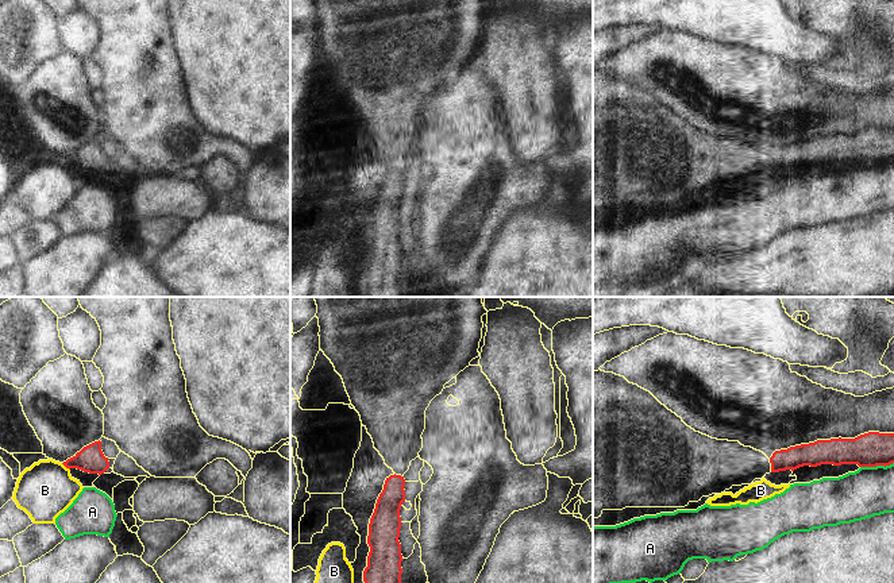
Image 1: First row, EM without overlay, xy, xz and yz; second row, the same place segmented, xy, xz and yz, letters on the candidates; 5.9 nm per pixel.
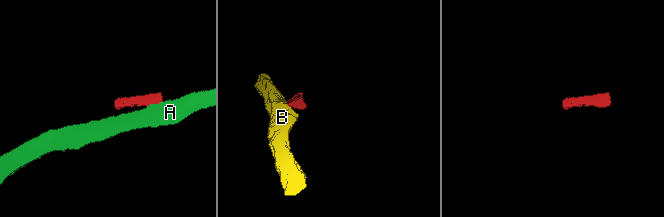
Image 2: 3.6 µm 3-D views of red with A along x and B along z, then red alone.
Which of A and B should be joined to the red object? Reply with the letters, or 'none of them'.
none of them

